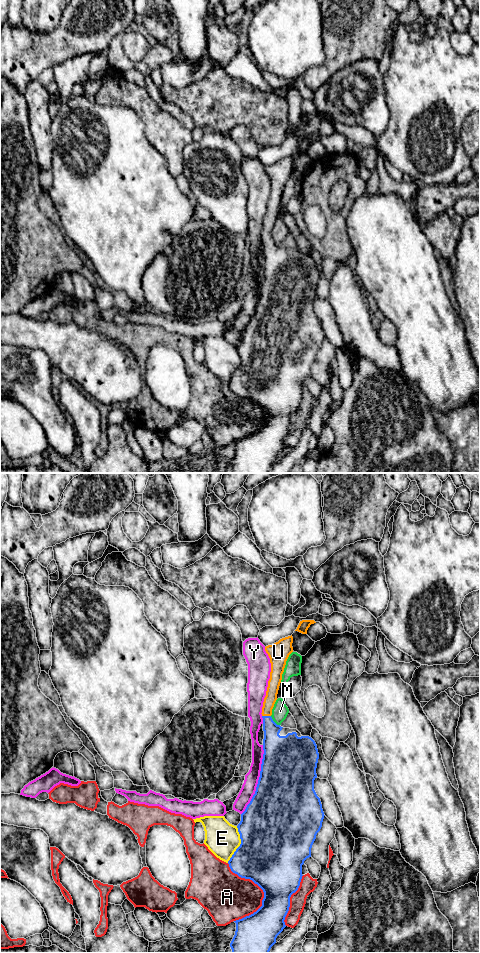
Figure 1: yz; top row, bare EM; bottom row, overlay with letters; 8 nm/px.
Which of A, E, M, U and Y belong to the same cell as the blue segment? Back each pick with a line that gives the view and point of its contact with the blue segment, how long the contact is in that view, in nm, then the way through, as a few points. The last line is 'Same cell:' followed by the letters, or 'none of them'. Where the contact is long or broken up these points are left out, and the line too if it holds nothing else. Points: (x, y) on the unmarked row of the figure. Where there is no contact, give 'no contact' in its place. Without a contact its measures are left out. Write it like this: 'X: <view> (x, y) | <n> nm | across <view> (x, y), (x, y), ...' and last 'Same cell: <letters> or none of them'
U: yz (266, 236) | 70 nm
Same cell: U

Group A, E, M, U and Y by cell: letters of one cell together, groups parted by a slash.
A / E / M / U / Y

